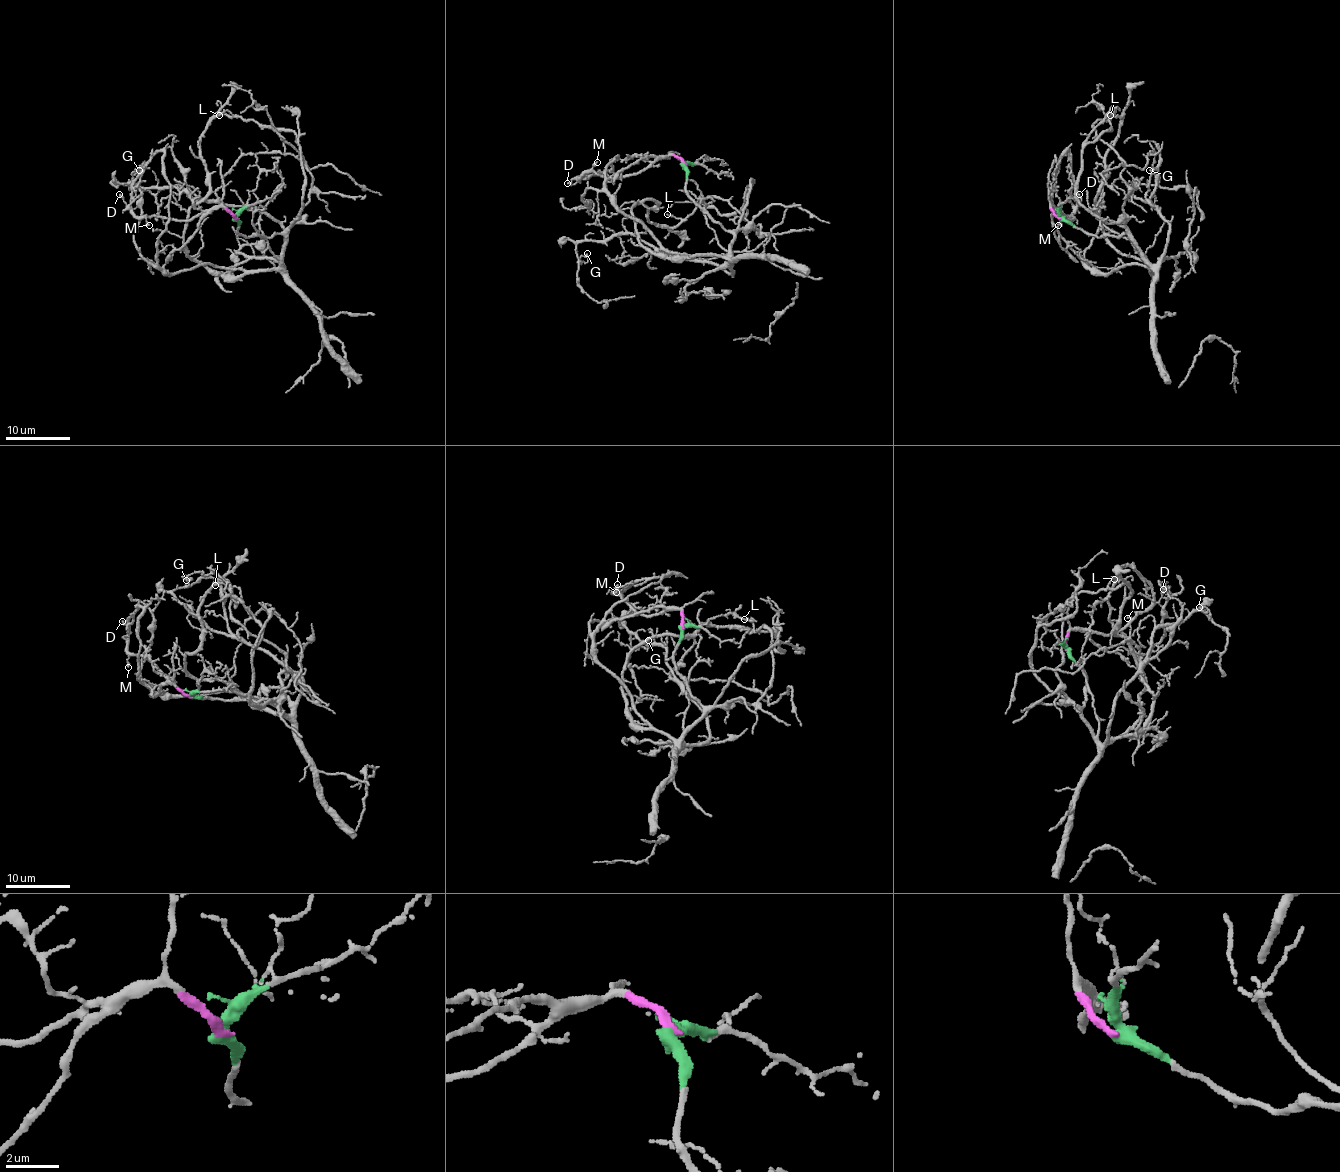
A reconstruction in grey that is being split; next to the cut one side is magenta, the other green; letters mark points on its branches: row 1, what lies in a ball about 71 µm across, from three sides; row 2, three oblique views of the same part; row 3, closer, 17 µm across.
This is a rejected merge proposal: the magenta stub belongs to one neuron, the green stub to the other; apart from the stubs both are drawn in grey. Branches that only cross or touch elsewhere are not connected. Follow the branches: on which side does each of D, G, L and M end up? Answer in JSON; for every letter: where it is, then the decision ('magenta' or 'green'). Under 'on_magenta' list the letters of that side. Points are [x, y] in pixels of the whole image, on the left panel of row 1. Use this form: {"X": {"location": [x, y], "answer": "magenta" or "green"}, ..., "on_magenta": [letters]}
{"D": {"location": [119, 194], "answer": "magenta"}, "G": {"location": [139, 170], "answer": "green"}, "L": {"location": [219, 115], "answer": "green"}, "M": {"location": [149, 225], "answer": "magenta"}, "on_magenta": ["D", "M"]}

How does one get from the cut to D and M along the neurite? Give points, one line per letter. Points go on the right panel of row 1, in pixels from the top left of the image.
D: (1059, 219), (1051, 207), (1068, 220), (1081, 201), (1078, 194)
M: (1059, 219), (1051, 207), (1068, 220), (1073, 217), (1065, 217), (1057, 225)

